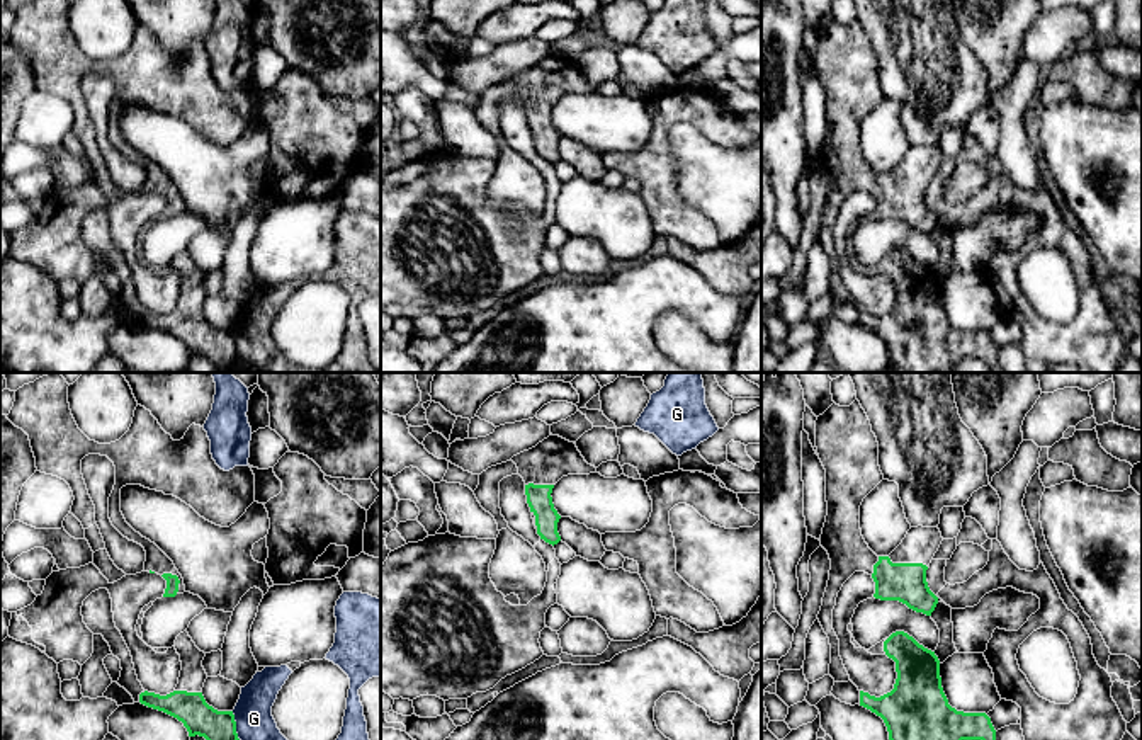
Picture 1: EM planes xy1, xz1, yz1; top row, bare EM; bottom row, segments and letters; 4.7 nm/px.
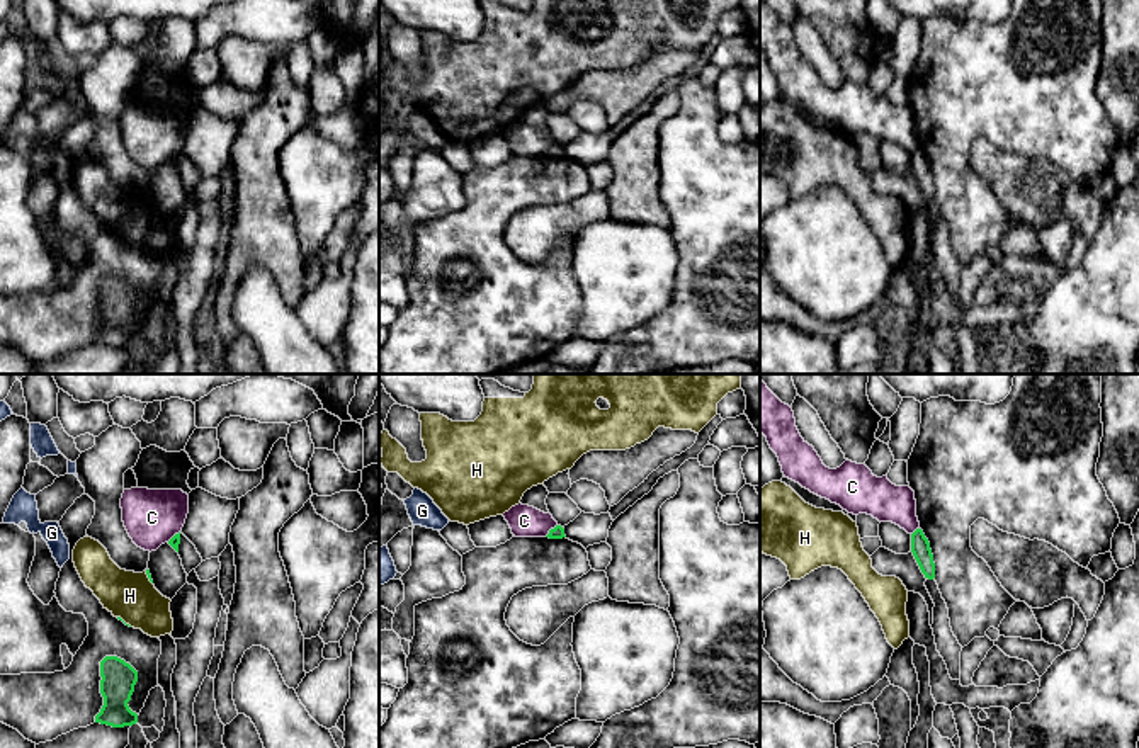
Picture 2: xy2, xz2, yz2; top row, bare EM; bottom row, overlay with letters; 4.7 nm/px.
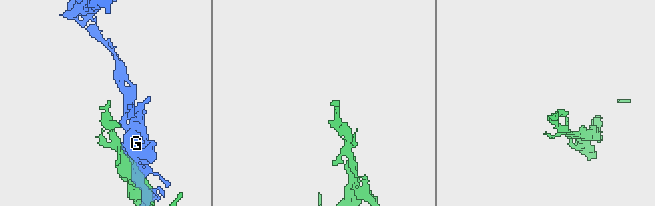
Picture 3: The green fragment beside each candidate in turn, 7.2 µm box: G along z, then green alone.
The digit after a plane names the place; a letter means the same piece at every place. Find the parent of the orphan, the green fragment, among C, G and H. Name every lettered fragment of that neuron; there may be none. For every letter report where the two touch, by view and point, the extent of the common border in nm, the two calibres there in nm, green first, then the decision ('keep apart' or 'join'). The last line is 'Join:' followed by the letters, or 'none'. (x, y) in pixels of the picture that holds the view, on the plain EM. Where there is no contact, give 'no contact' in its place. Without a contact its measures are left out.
C: xz2 (549, 150) | 90 nm | 60/150 nm | keep apart
G: xy1 (235, 344) | 140 nm | 160/190 nm | keep apart
H: xy2 (123, 240) | 90 nm | 20/220 nm | keep apart
Join: none

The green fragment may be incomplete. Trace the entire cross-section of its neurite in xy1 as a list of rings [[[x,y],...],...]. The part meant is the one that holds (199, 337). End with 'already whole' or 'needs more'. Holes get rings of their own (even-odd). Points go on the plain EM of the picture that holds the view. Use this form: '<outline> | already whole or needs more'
[[[107,208],[92,211],[82,225],[83,242],[93,253],[102,253],[114,276],[121,279],[121,296],[117,303],[134,318],[148,327],[163,330],[178,340],[189,350],[189,356],[204,356],[209,362],[233,367],[240,359],[233,330],[218,330],[209,325],[202,315],[207,293],[202,286],[206,276],[187,250],[175,259],[175,269],[180,274],[182,289],[173,311],[160,315],[143,308],[138,299],[131,270],[114,242],[112,218]]] | needs more

